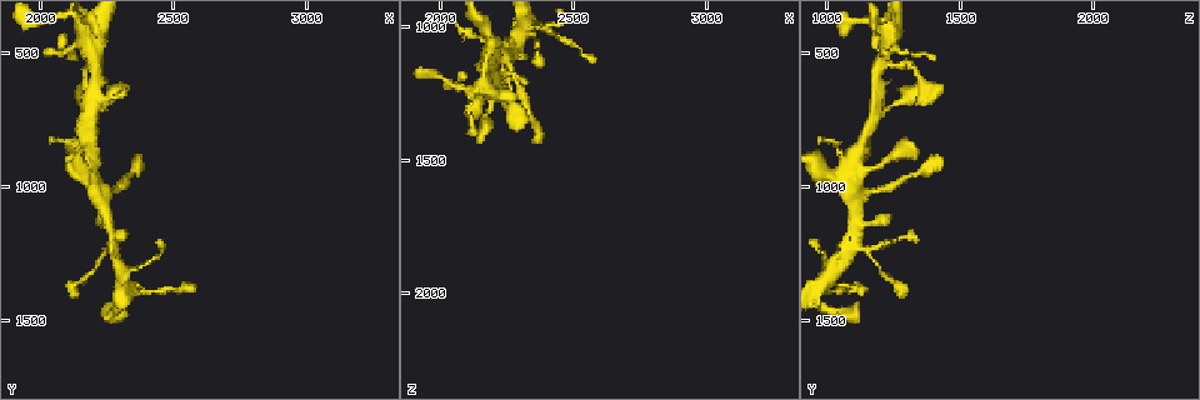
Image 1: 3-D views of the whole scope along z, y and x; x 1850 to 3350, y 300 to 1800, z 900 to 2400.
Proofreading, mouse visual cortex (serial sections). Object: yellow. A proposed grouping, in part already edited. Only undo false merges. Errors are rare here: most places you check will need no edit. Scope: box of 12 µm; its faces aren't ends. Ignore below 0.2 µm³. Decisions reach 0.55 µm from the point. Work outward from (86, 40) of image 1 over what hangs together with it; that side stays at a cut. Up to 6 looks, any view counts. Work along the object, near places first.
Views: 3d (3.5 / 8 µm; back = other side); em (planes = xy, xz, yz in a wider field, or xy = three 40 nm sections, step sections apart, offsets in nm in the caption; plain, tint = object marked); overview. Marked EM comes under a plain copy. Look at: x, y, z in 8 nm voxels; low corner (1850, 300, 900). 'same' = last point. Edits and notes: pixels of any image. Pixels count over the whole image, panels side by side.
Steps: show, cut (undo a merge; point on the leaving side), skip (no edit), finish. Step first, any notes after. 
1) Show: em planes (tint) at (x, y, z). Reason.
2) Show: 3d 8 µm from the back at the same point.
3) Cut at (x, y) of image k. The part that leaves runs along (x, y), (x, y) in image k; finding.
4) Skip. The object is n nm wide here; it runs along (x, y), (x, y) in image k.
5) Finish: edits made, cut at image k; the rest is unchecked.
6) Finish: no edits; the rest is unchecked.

Show: 3d 3.5 µm from the back at (2200, 720, 1170). Arms part here.

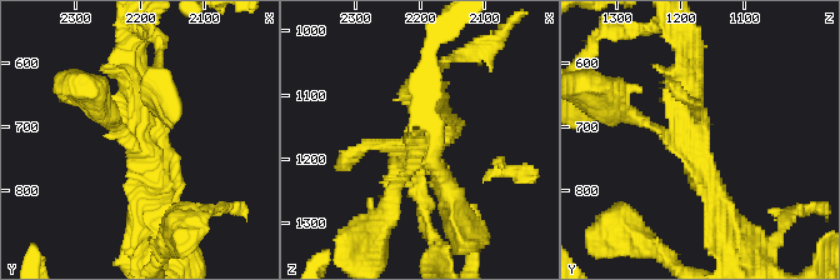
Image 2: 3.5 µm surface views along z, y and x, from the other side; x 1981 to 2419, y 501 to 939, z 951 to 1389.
Show: em xy step 2 (tint) at (2200, 720, 1175). Now the EM.

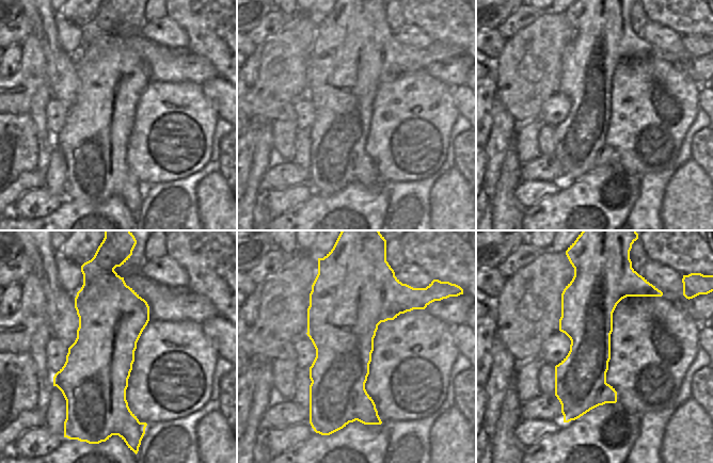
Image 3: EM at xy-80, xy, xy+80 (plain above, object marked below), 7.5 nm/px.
Skip. Continuous, no second cell.

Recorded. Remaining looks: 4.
Show: 3d 8 µm at (2190, 950, 1080). Four arms meet.

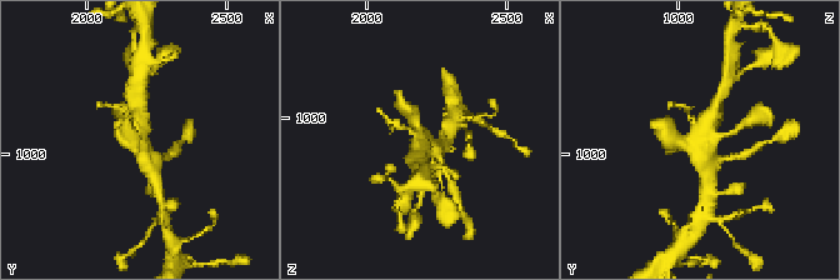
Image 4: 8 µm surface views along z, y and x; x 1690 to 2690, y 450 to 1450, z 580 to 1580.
Show: em planes (tint) at (2200, 950, 1090). Shape alone is not enough.

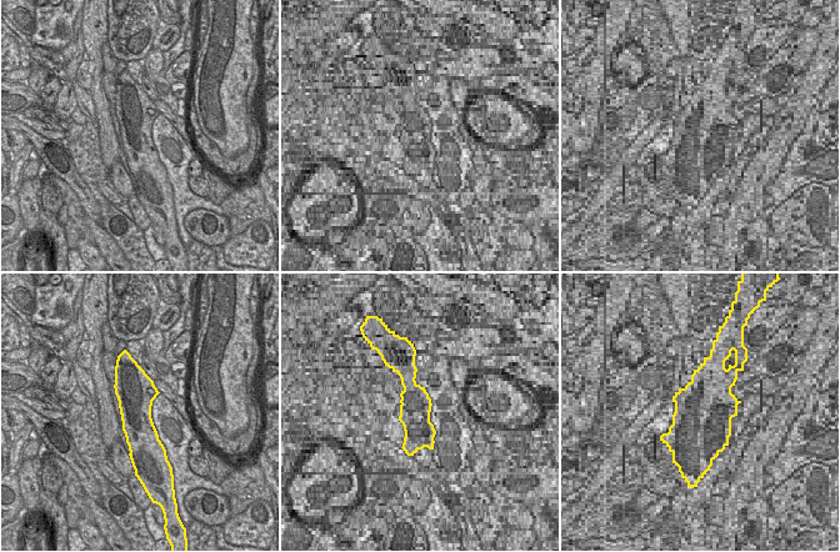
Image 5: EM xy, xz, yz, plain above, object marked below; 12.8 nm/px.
Skip. It runs along (138, 106), (139, 135), (153, 174) in image 4; continuous, no second cell.

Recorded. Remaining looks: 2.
Show: 3d 8 µm at (2260, 1260, 1030). Touches itself.

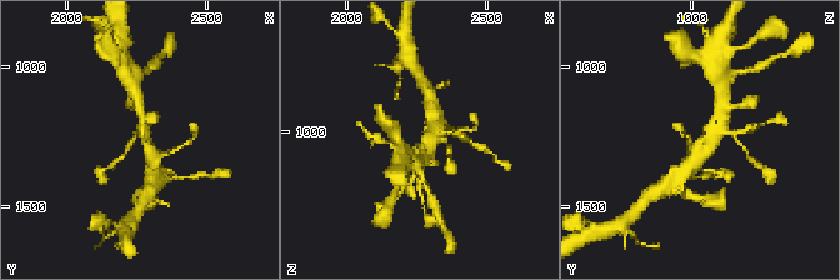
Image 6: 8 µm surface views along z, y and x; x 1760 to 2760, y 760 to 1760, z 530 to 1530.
Show: em xy step 5 (tint) at (2260, 1250, 1040).

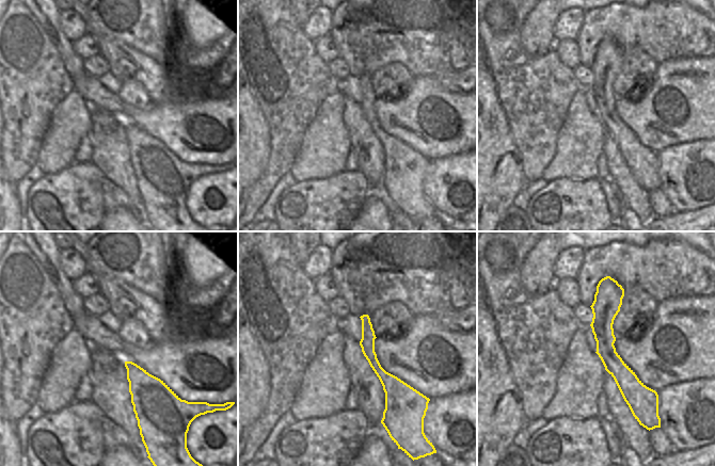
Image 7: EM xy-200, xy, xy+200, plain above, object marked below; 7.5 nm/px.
Skip. The object is 110 nm wide here; it runs along (606, 286), (605, 350), (632, 405) in image 7; continuous, no second cell.

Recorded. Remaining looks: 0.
Finish: no edits; the rest is unchecked.

